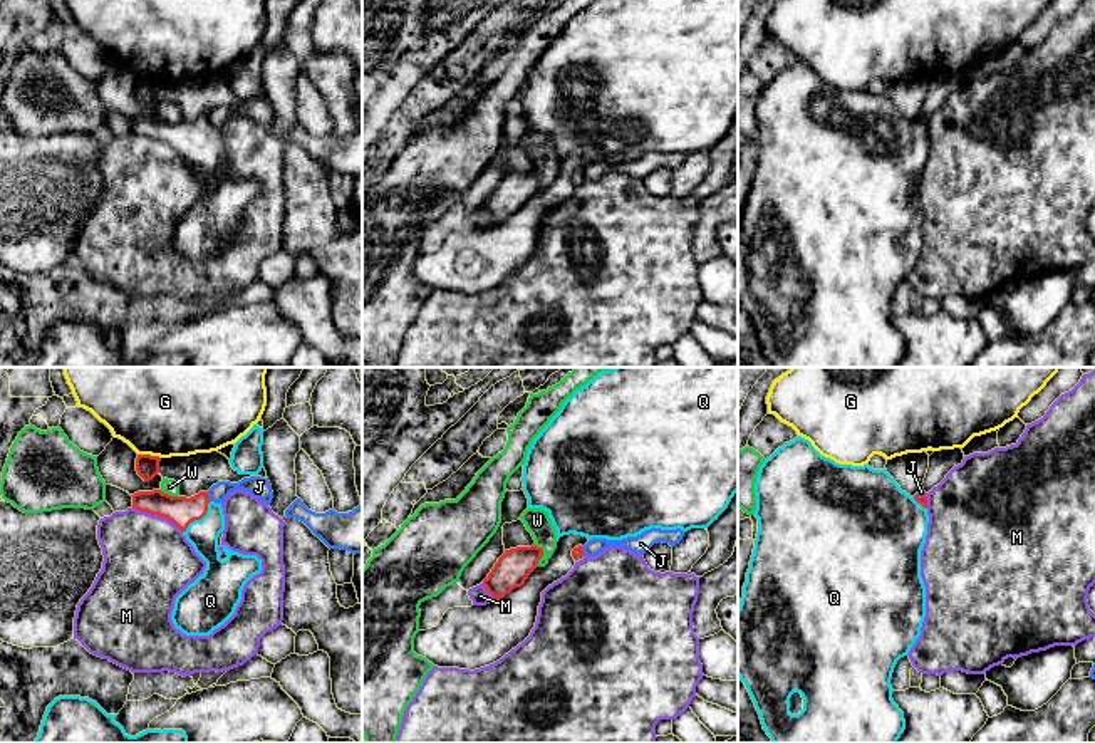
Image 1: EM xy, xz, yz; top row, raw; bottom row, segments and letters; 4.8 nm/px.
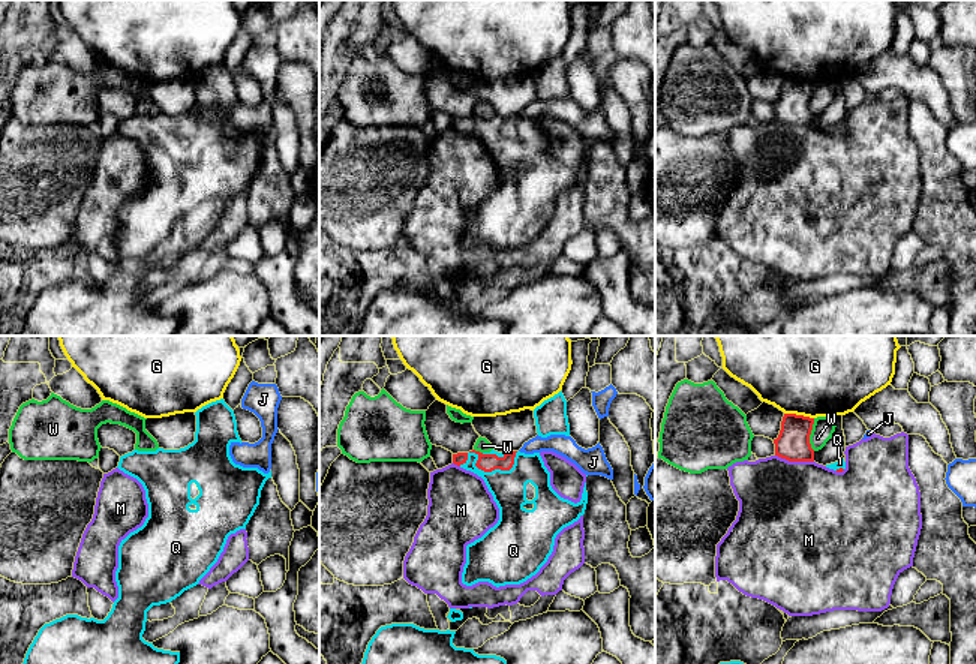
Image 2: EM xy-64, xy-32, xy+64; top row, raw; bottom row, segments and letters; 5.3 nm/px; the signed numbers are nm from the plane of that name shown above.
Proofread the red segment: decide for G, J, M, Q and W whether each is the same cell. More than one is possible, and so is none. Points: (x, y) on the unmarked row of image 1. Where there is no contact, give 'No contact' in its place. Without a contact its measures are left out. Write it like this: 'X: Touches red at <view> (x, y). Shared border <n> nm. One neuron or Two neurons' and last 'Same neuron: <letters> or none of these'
G: Touches red at xy (150, 79). Shared border 110 nm. Two neurons
J: Touches red at xy (208, 121). Shared border 50 nm. Two neurons
M: Touches red at xy (158, 140). Shared border 260 nm. Two neurons
Q: Touches red at xy (200, 143). Shared border 200 nm. One neuron
W: Touches red at xz (542, 178). Shared border 110 nm. Two neurons
Same neuron: Q

